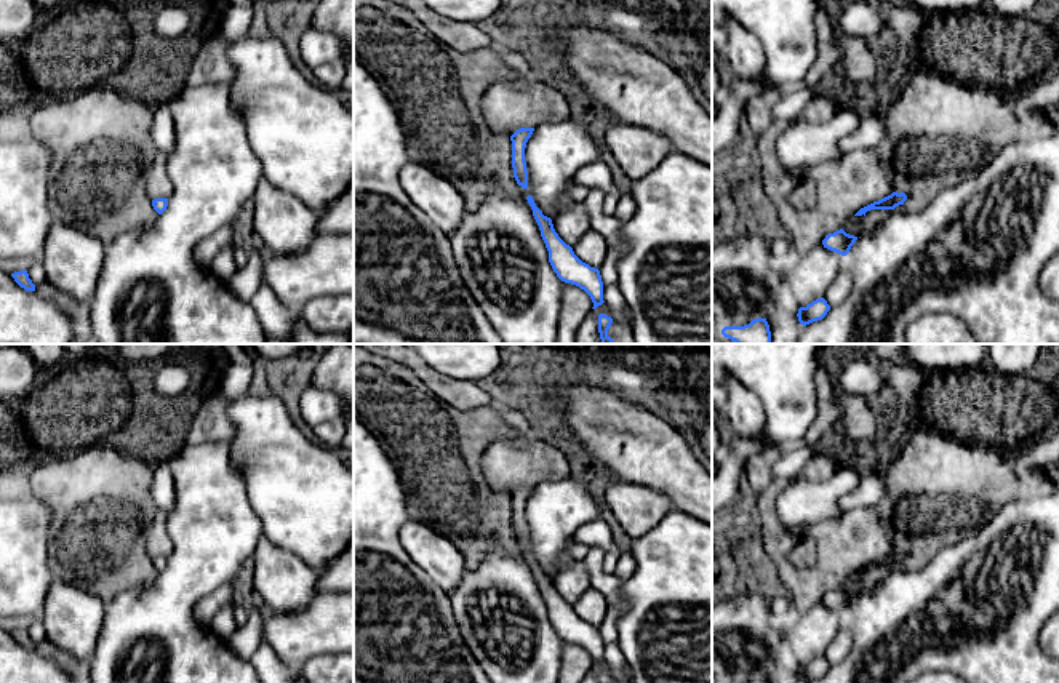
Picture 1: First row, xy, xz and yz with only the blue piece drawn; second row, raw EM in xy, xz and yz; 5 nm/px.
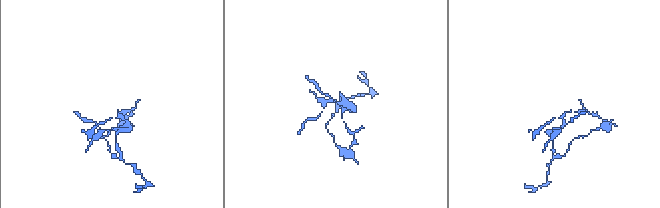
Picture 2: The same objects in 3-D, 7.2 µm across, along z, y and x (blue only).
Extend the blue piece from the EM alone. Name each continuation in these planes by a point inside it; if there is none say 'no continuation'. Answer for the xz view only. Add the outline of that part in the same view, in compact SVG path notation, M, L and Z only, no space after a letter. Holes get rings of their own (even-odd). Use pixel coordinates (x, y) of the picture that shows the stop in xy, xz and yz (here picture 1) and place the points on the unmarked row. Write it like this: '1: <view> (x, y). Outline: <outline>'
no continuation

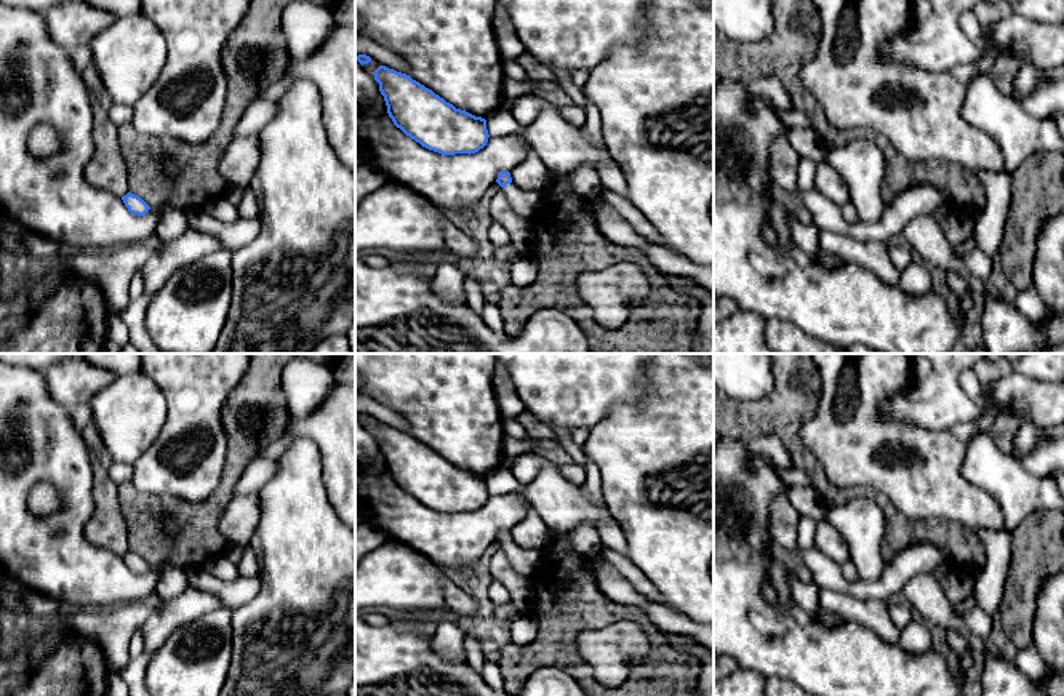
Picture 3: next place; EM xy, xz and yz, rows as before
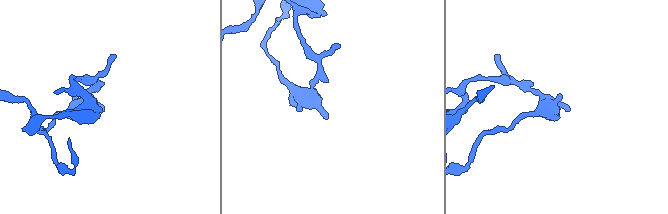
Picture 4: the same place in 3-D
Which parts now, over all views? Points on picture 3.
1: xz (525, 562). Outline: M514 541L501 546L501 549L509 558L512 568L530 581L533 579L539 565L546 560L544 549L523 549Z

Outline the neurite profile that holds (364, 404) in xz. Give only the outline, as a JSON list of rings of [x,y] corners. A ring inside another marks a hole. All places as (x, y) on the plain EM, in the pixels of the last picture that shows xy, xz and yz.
[[[355,394],[355,414],[358,413],[366,413],[378,422],[408,434],[408,424],[400,414],[365,394]]]

